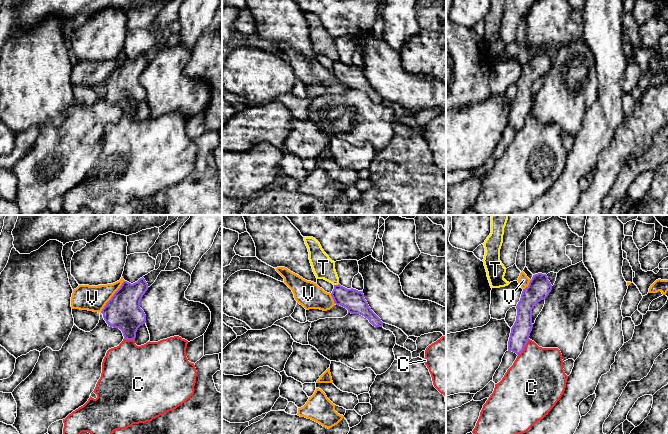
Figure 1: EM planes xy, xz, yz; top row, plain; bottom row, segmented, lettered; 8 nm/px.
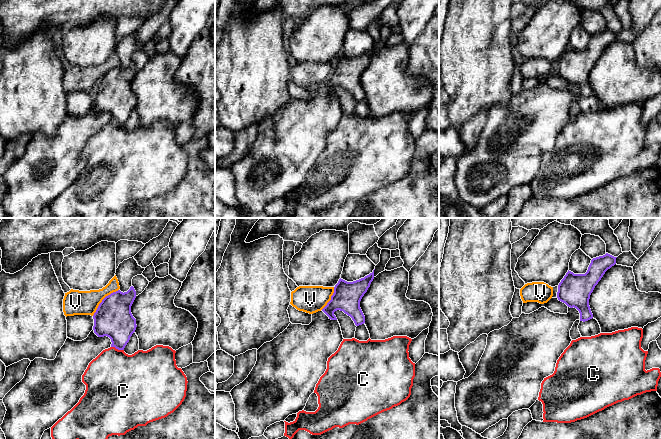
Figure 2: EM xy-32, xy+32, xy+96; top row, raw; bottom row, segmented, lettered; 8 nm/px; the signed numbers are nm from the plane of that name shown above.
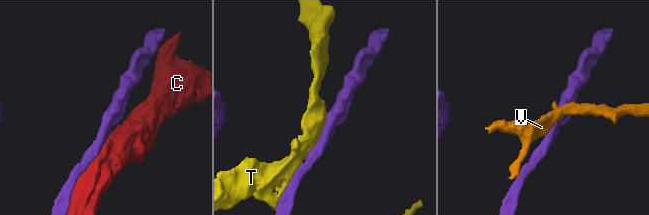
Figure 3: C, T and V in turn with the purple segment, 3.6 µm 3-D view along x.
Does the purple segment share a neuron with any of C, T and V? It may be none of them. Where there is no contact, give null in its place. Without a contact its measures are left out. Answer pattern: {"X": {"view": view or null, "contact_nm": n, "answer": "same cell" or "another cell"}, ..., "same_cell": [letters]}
{"C": {"view": "yz", "contact_nm": 160, "answer": "another cell"}, "T": {"view": "xz", "contact_nm": 40, "answer": "another cell"}, "V": {"view": "xy", "contact_nm": 320, "answer": "another cell"}, "same_cell": []}

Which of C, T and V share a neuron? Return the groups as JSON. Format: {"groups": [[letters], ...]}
{"groups": [["C"], ["T"], ["V"]]}

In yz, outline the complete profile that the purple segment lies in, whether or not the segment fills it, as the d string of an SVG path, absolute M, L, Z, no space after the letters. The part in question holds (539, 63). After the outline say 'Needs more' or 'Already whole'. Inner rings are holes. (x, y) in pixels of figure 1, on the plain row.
M538 49L533 51L529 61L523 65L520 77L518 78L517 92L508 117L508 127L517 131L526 122L532 107L532 85L541 76L545 76L552 66L552 61L546 50Z. Already whole

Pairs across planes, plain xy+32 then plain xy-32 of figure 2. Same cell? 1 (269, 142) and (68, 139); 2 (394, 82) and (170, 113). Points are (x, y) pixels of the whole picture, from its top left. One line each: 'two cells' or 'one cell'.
1: one cell
2: one cell

